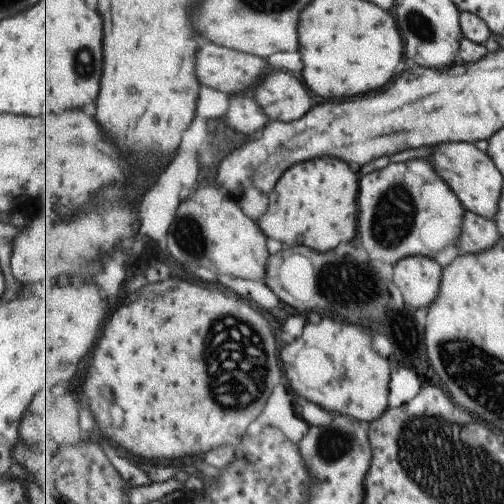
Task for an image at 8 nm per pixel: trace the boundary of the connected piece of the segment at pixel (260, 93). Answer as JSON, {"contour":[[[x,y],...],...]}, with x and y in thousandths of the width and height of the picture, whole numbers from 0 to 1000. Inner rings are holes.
{"contour":[[[538,137],[518,155],[498,187],[538,242],[593,238],[621,210],[617,183],[605,175],[605,167],[589,149],[562,139]]]}

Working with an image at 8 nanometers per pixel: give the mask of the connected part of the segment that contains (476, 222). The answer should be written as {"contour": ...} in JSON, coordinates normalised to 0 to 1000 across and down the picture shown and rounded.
{"contour":[[[925,417],[917,462],[905,480],[913,502],[952,502],[974,492],[996,468],[978,435]]]}

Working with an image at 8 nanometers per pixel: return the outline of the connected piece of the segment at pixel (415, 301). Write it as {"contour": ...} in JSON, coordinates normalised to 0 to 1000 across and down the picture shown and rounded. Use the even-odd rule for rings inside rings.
{"contour":[[[843,506],[798,512],[780,528],[780,554],[808,603],[825,615],[847,611],[875,579],[879,530]]]}

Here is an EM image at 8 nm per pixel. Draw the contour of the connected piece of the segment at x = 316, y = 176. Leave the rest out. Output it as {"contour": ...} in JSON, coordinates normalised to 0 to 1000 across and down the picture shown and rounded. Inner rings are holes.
{"contour":[[[633,313],[589,325],[562,345],[562,357],[536,381],[534,417],[516,433],[512,446],[534,474],[558,478],[565,488],[605,486],[621,496],[647,502],[661,498],[677,480],[696,480],[708,468],[708,389],[712,389],[712,353],[692,333],[688,321],[669,313]]]}

